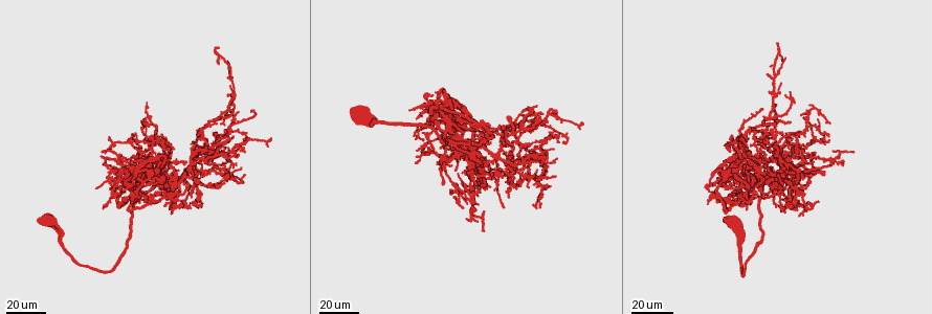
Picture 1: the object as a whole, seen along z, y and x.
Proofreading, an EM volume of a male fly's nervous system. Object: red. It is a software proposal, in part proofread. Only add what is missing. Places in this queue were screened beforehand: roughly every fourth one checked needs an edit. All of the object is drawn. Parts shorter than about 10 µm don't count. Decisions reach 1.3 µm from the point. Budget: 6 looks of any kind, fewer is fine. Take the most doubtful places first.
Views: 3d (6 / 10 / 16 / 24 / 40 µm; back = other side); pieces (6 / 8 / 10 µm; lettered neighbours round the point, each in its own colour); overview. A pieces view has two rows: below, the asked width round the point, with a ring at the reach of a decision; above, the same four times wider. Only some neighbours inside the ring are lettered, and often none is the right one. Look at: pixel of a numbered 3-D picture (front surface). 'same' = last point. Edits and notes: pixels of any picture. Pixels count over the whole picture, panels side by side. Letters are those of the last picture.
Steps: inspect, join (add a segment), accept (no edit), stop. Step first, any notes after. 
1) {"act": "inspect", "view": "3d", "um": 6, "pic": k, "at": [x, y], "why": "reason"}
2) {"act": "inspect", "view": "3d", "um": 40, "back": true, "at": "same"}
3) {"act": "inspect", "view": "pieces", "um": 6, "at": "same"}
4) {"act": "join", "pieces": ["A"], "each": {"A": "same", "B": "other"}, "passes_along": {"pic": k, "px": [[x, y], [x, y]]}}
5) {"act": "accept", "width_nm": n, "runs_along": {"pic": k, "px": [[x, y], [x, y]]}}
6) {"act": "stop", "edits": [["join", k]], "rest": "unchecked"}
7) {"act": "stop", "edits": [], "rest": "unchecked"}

{"act": "inspect", "view": "3d", "um": 24, "pic": 1, "at": [828, 166]}

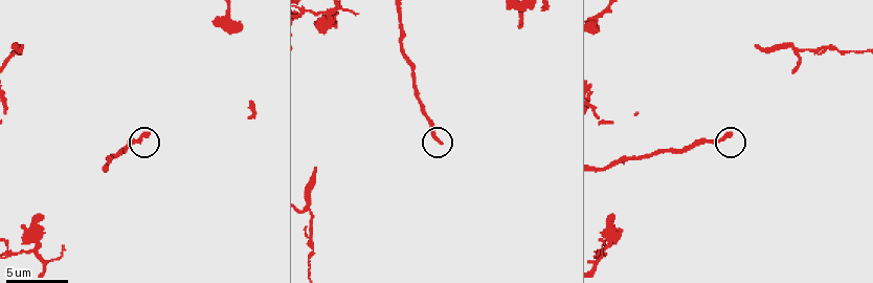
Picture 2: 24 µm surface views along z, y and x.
{"act": "inspect", "view": "pieces", "um": 10, "pic": 2, "at": [440, 141]}

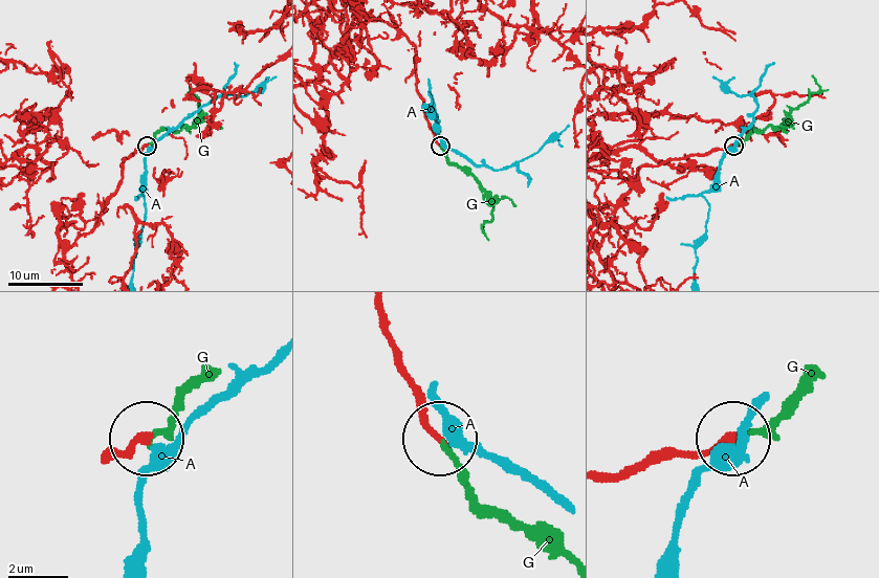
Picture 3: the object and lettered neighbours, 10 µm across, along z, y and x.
{"act": "join", "pieces": ["G"], "each": {"A": "other", "G": "same"}, "passes_along": {"pic": 3, "px": [[715, 151], [782, 124], [818, 90], [814, 78]]}, "found": "it goes on there"}

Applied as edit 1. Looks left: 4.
{"act": "inspect", "view": "overview"}

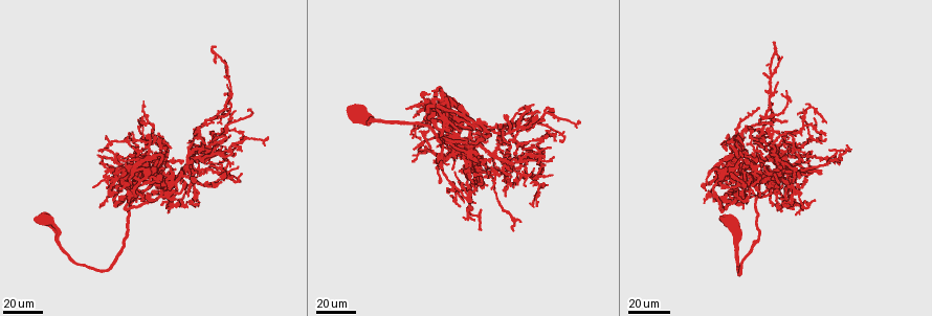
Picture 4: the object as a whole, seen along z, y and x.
{"act": "inspect", "view": "3d", "um": 24, "pic": 4, "at": [184, 159], "why": "free end"}

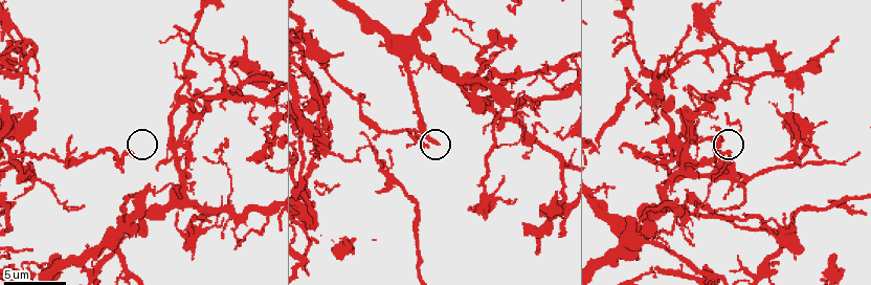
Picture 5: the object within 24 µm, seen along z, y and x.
{"act": "inspect", "view": "pieces", "um": 6, "pic": 5, "at": [425, 144]}

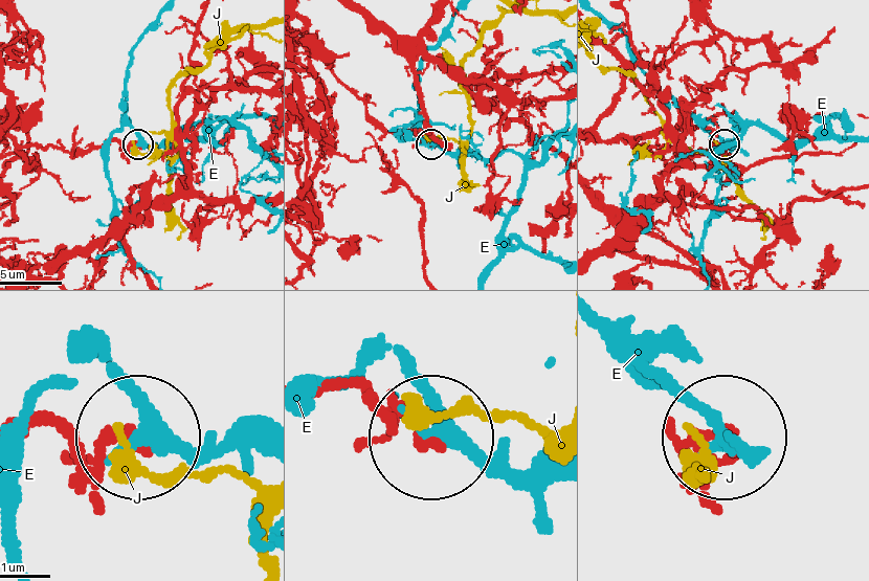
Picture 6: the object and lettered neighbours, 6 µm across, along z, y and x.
{"act": "accept", "width_nm": 230, "each": {"E": "other", "J": "other"}, "runs_along": {"pic": 6, "px": [[10, 440], [61, 428], [132, 440]]}, "found": "none of them fits"}

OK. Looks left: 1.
{"act": "stop", "edits": [["join", 3]], "rest": "unchecked"}

